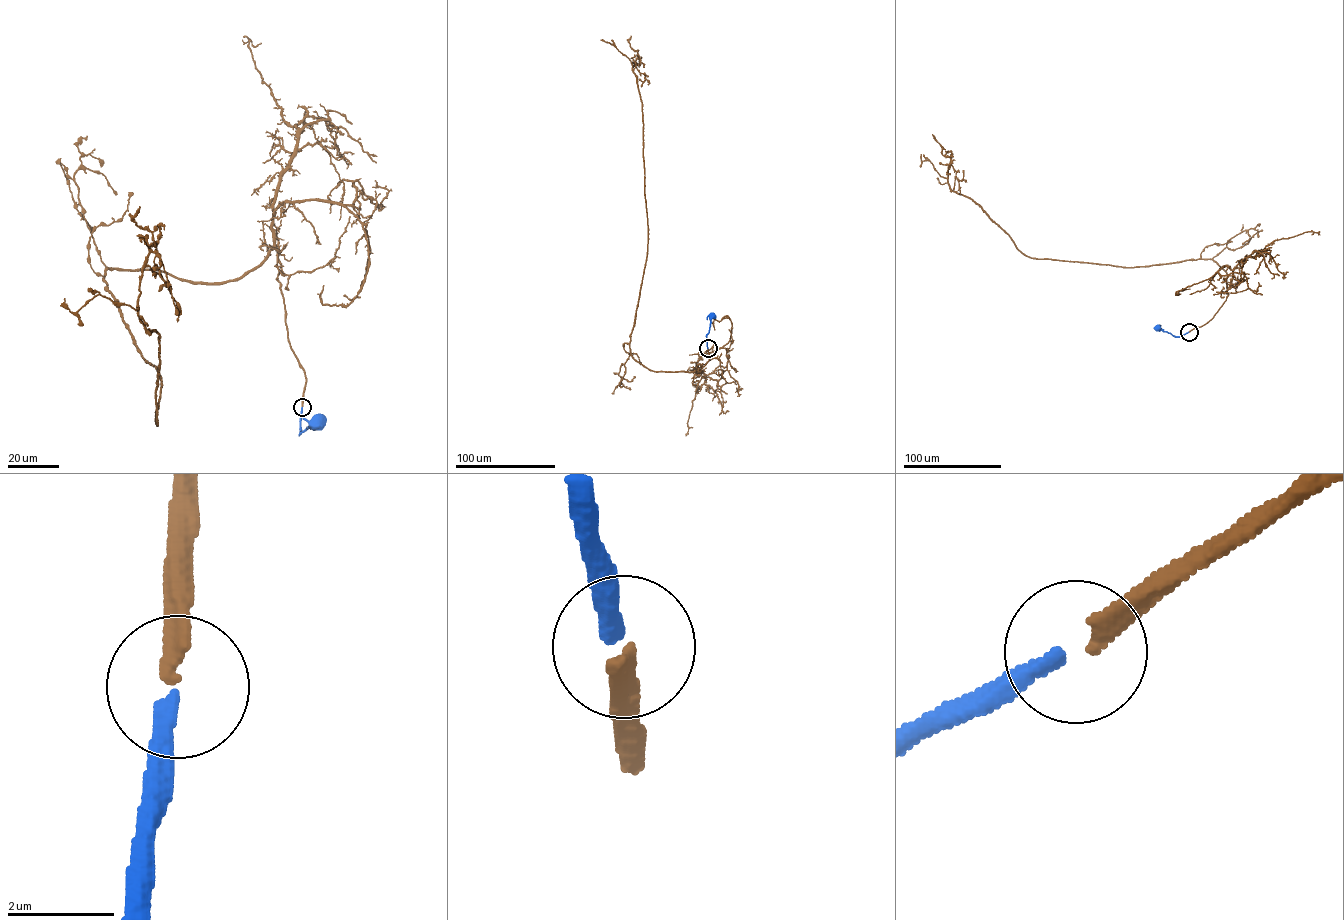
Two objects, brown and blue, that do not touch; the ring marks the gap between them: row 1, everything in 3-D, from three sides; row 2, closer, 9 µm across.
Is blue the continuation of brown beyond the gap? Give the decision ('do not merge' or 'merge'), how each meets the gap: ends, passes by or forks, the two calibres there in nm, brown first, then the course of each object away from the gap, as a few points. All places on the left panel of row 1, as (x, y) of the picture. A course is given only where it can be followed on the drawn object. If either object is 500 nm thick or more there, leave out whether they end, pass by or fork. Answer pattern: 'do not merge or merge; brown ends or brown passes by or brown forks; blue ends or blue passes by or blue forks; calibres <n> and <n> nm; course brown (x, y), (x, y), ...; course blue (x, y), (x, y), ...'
merge; brown ends; blue ends; calibres 300 and 320 nm; course brown (303, 406), (274, 246), (220, 282), (109, 268), (161, 379), (157, 426), (139, 206); course blue (302, 407), (299, 434), (317, 422)

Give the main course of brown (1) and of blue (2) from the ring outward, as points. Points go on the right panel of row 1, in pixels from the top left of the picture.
1: (1189, 332), (1228, 294), (1215, 262), (1127, 267), (1029, 257), (950, 188), (950, 158), (932, 134)
2: (1189, 332), (1174, 336), (1157, 327)

